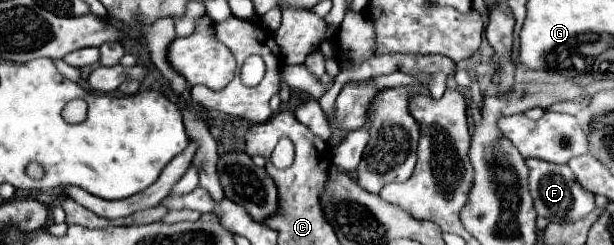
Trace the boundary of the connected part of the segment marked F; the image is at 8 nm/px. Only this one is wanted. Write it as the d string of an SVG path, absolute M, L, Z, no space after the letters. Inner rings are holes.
M529 158L527 166L529 166L529 190L533 196L537 216L547 218L549 222L569 224L569 222L577 222L577 220L585 218L587 214L591 214L597 208L595 194L587 192L585 188L581 188L581 184L575 182L575 176L569 166L551 164L551 162L537 160L537 158Z

